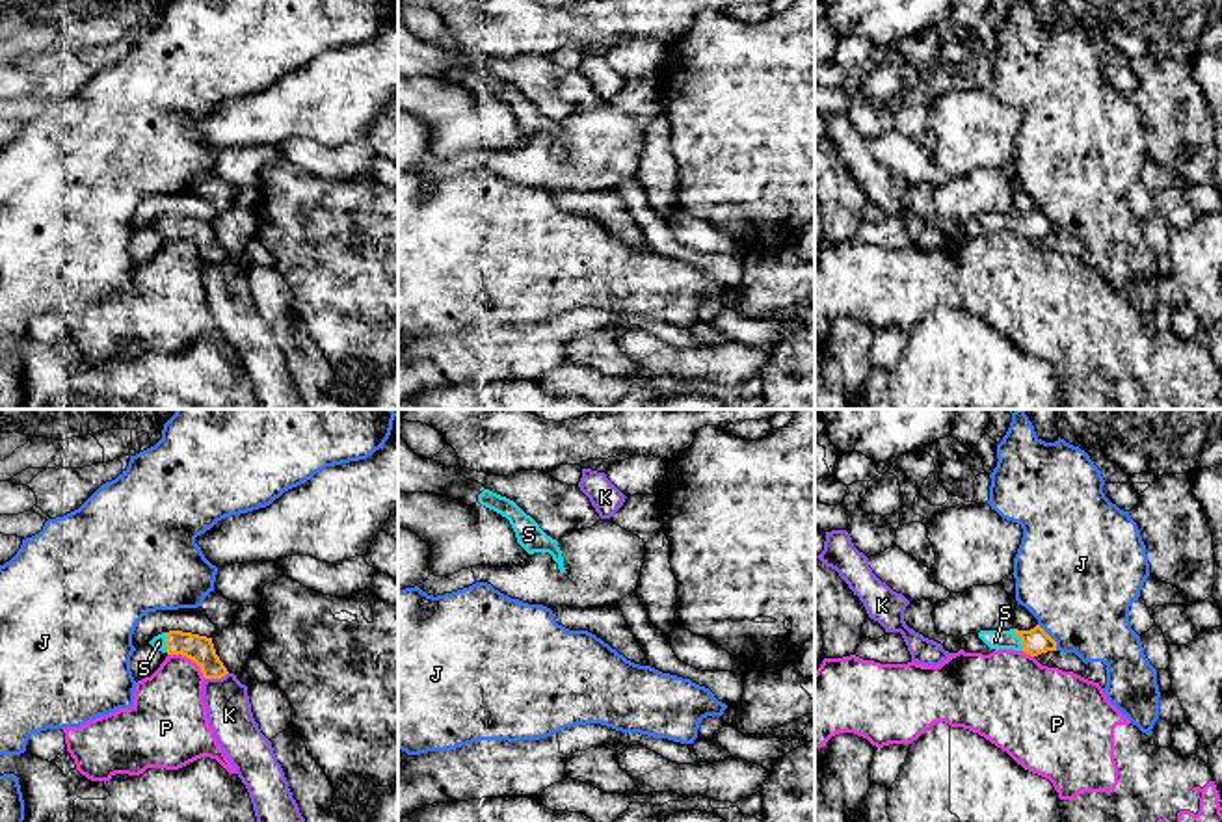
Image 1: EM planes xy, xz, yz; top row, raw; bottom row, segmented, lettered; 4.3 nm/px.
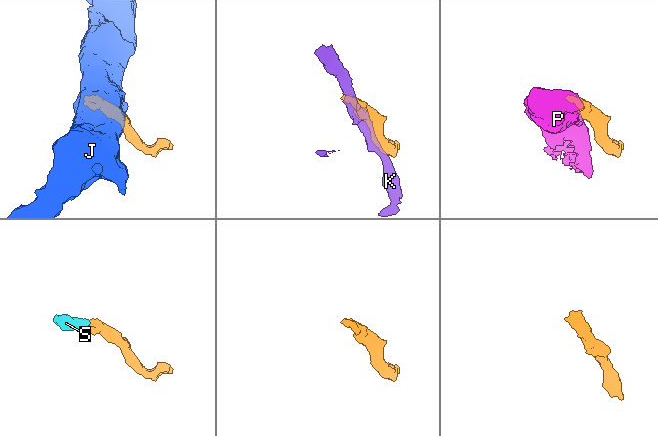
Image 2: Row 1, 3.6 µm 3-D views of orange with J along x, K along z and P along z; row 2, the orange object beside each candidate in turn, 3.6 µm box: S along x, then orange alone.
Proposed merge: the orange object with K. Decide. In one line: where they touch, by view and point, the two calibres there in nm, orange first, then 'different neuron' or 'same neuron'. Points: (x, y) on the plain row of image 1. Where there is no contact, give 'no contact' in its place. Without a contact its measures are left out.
xy (216, 261) | 120/190 nm | different neuron

